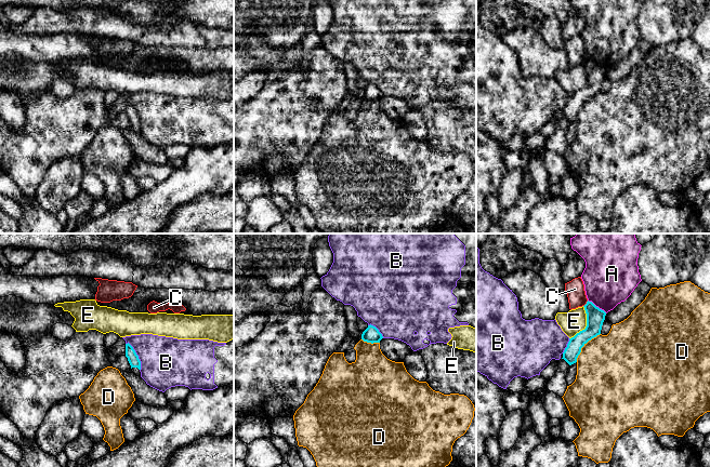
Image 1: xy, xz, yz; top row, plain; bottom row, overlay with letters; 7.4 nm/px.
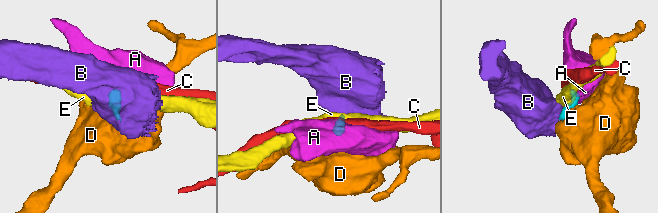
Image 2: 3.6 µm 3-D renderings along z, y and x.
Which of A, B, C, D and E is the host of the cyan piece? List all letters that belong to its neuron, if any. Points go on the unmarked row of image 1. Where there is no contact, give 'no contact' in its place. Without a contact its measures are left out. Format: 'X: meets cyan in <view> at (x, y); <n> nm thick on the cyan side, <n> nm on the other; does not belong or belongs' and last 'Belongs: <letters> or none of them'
A: meets cyan in yz at (597, 65); 140 nm thick on the cyan side, 400 nm on the other; does not belong
B: meets cyan in xy at (137, 114); 80 nm thick on the cyan side, 380 nm on the other; does not belong
C: meets cyan in yz at (586, 62); 140 nm thick on the cyan side, 140 nm on the other; does not belong
D: meets cyan in yz at (583, 103); 140 nm thick on the cyan side, 480 nm on the other; does not belong
E: meets cyan in yz at (587, 82); 140 nm thick on the cyan side, 170 nm on the other; does not belong
Belongs: none of them

